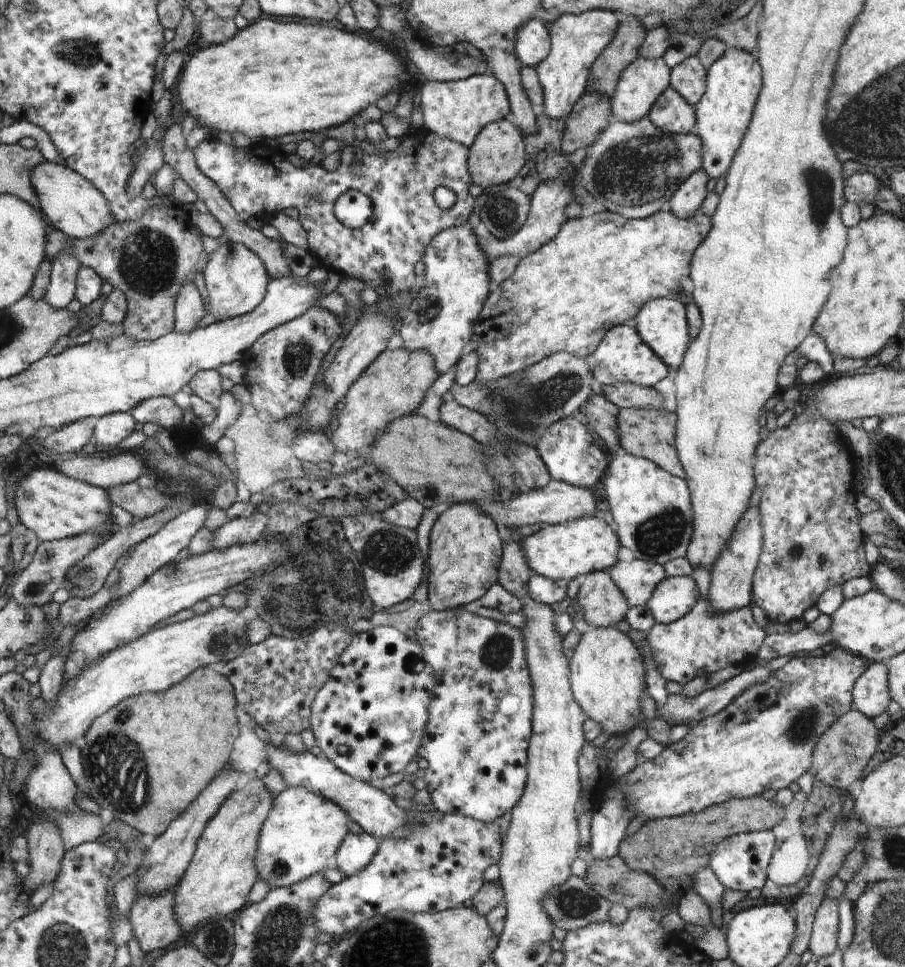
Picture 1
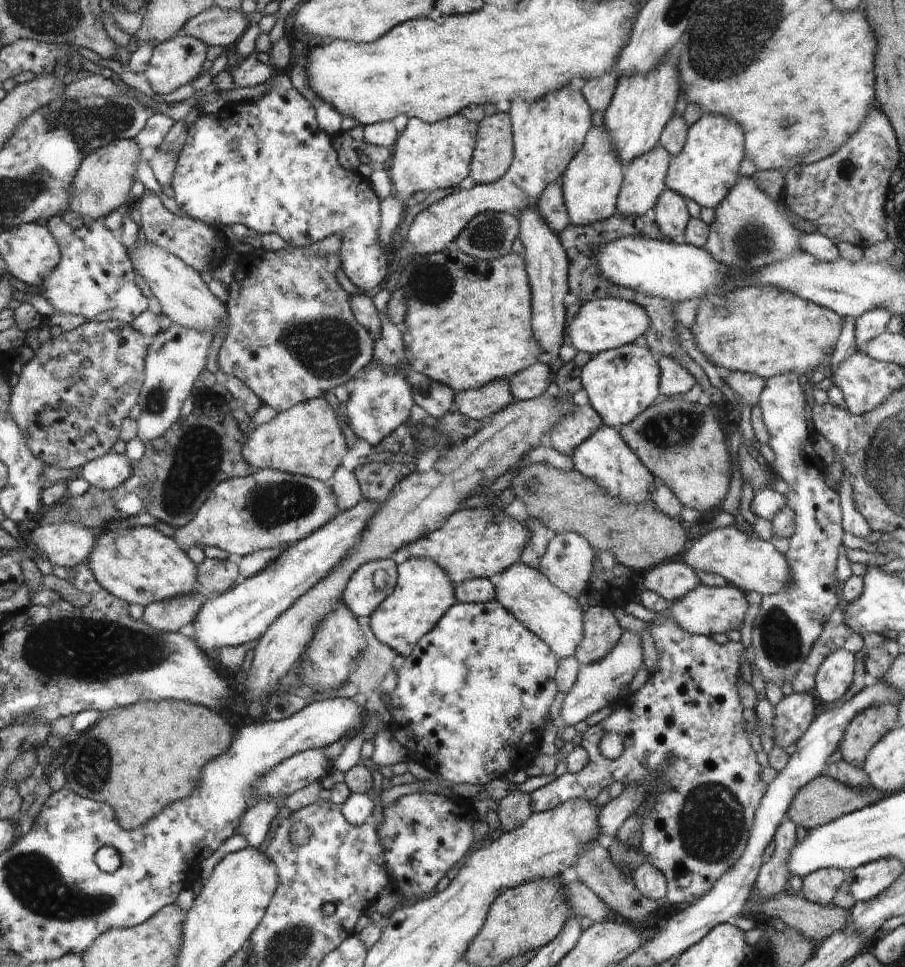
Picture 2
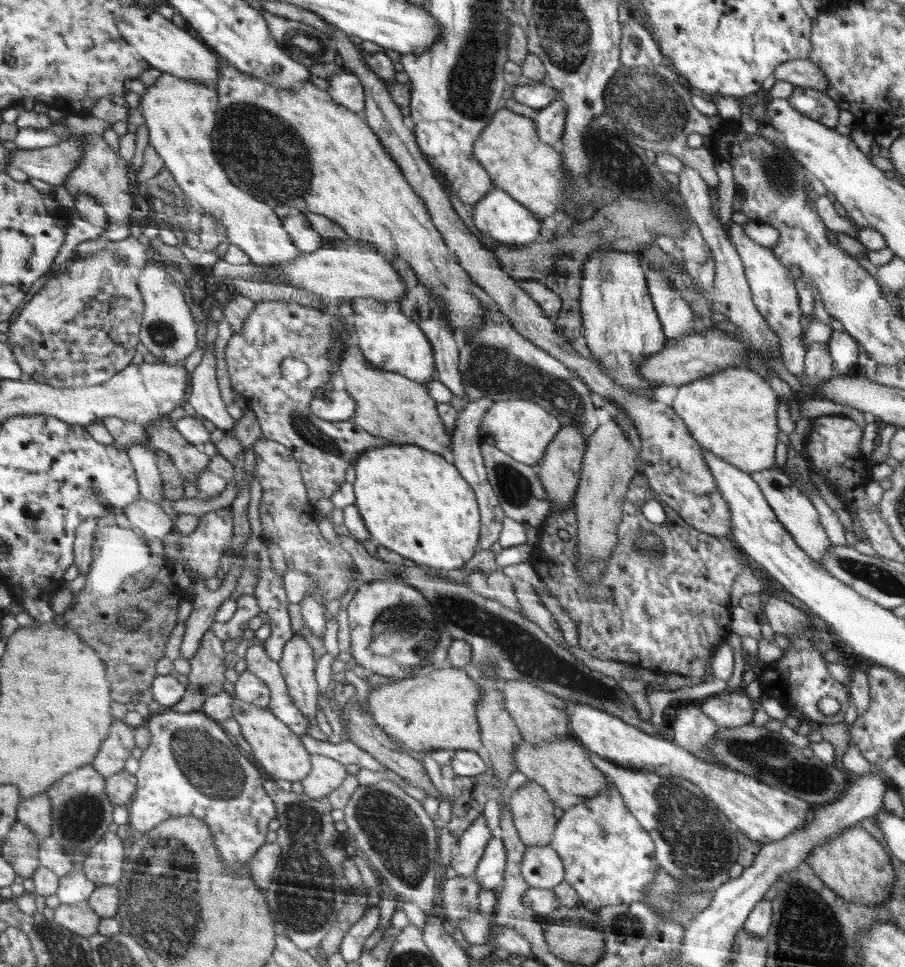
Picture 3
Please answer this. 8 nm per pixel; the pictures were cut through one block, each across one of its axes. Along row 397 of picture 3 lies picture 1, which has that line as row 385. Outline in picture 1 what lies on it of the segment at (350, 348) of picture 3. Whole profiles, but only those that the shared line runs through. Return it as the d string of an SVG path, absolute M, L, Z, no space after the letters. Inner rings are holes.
M386 349L376 361L372 362L362 376L354 382L341 402L332 425L330 440L338 452L366 450L382 430L393 421L408 415L420 406L426 390L437 381L438 372L434 366L433 355L428 350Z

